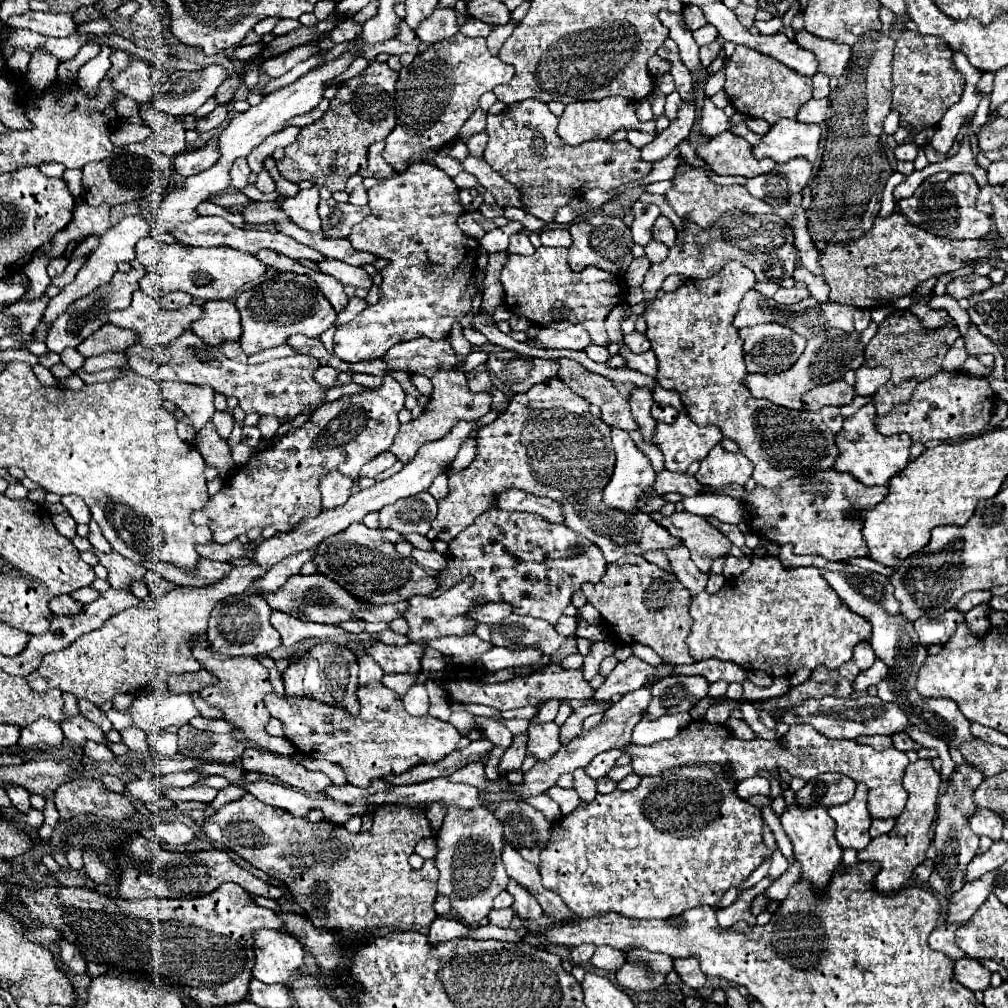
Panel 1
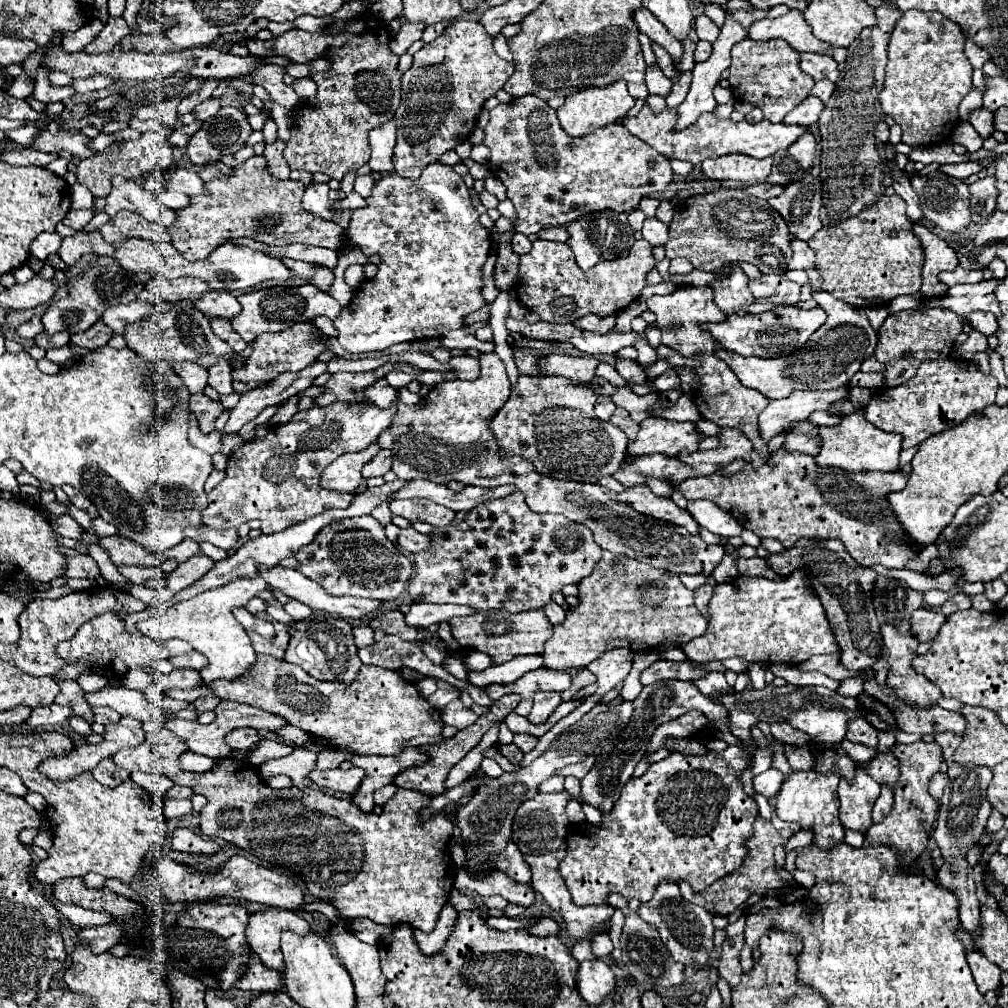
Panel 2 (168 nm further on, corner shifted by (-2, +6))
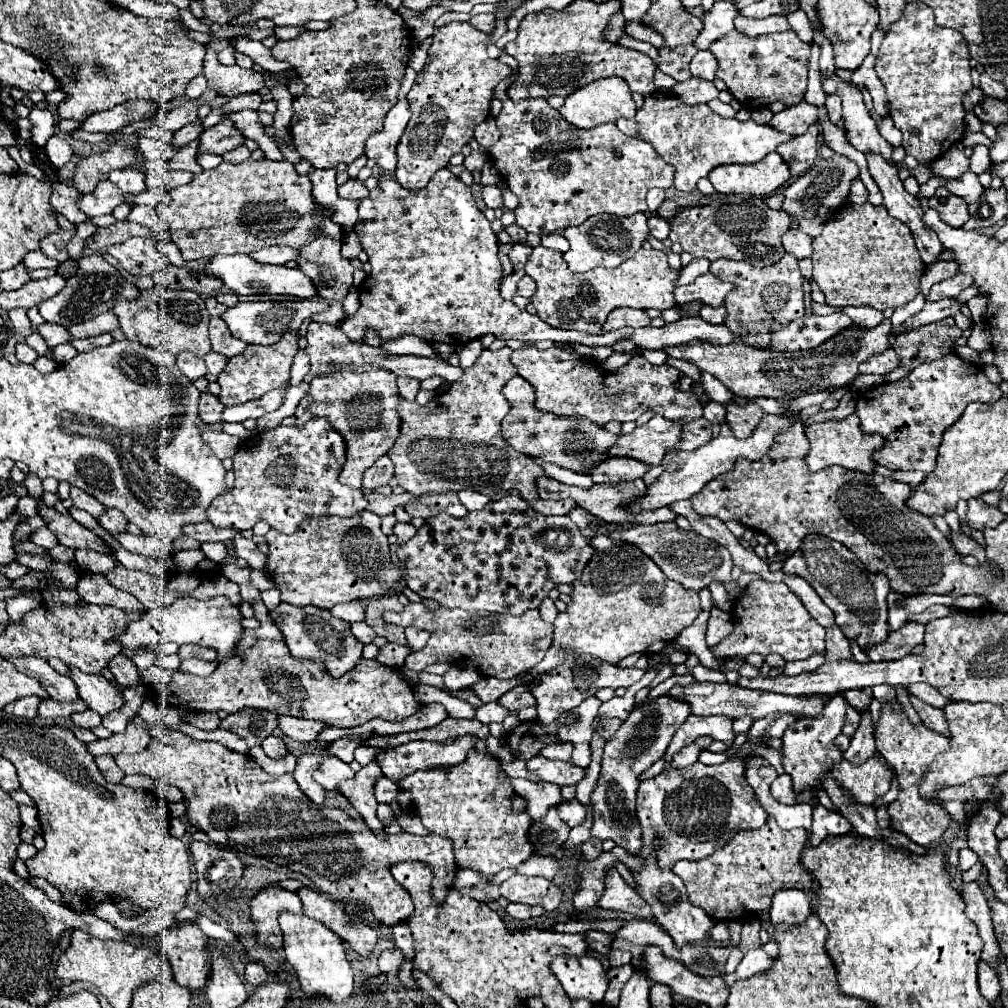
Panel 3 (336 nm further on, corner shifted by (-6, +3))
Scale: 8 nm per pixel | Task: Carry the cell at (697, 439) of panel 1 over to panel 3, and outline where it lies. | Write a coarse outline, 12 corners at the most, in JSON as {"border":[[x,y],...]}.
{"border":[[654,415],[620,435],[610,455],[660,465],[682,425]]}

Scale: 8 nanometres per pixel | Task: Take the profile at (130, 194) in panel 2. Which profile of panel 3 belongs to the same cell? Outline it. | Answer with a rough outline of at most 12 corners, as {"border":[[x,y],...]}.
{"border":[[138,169],[112,171],[108,179],[122,191],[138,195],[146,189]]}

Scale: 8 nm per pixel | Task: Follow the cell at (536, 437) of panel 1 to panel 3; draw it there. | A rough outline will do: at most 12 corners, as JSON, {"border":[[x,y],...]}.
{"border":[[522,377],[502,437],[516,451],[578,473],[610,457],[618,435],[586,417],[538,411]]}

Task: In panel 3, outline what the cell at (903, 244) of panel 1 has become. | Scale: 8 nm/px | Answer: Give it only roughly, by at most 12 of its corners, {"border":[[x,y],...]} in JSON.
{"border":[[844,205],[812,241],[828,305],[906,305],[924,263],[884,205]]}

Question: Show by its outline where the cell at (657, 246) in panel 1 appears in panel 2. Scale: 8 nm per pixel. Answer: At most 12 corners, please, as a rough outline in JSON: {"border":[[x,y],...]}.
{"border":[[646,218],[642,238],[652,246],[666,244],[668,226]]}

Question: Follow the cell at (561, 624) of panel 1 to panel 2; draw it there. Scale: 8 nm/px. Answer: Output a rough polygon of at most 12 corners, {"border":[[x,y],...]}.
{"border":[[556,602],[546,604],[544,610],[550,624],[560,624],[566,616]]}

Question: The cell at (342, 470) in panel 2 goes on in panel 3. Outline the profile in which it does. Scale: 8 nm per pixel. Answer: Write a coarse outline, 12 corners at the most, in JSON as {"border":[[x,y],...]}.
{"border":[[380,367],[314,377],[298,427],[330,419],[346,439],[338,481],[398,439],[396,375]]}

